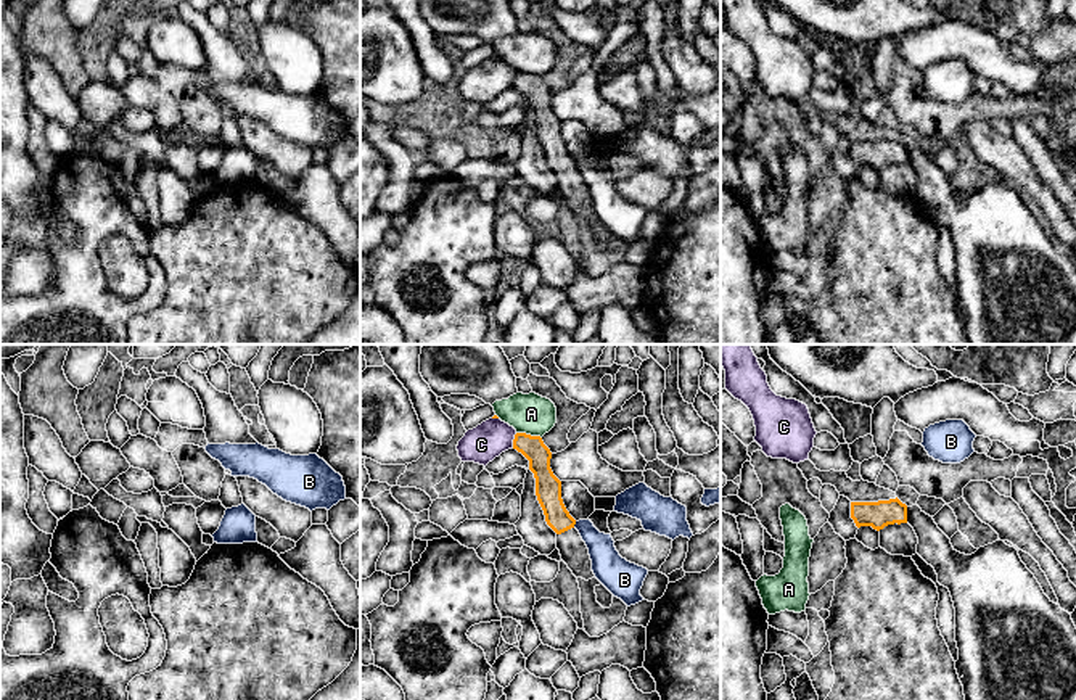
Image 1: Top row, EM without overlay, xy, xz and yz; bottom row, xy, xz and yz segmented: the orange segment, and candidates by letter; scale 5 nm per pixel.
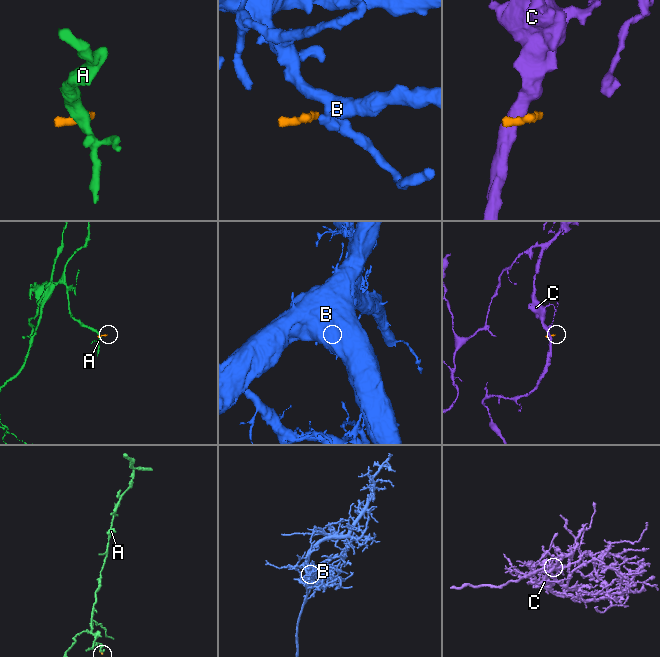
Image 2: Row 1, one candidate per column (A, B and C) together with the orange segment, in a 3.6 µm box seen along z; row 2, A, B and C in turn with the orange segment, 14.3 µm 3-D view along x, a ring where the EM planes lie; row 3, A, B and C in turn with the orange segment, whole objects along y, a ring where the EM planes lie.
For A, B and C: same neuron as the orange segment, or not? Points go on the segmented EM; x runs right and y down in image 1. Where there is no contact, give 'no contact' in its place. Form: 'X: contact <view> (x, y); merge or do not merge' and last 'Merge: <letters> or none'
A: contact xz (529, 435); do not merge
B: contact xz (574, 523); do not merge
C: contact xz (513, 440); do not merge
Merge: none

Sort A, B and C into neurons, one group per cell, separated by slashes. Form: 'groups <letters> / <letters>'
groups A / B / C

